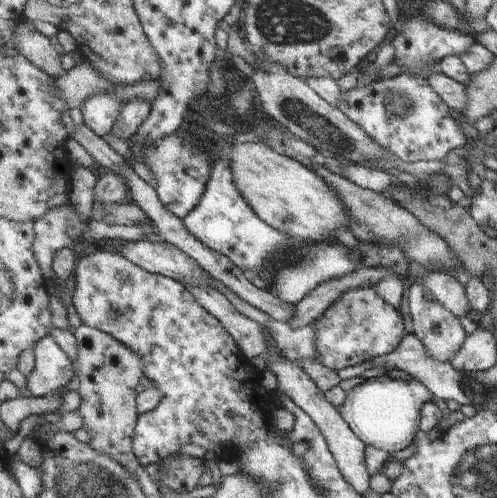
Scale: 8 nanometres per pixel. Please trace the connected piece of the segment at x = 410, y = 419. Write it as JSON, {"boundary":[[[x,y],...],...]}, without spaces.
{"boundary":[[[382,375],[365,379],[363,383],[355,385],[345,393],[343,404],[335,410],[363,444],[393,454],[411,444],[413,436],[418,431],[421,406],[434,401],[435,396],[417,380],[410,378],[405,382]]]}

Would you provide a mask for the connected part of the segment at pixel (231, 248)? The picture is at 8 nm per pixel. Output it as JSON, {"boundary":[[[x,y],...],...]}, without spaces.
{"boundary":[[[223,156],[215,160],[215,166],[212,167],[211,175],[205,184],[204,194],[196,207],[185,215],[183,224],[185,224],[185,230],[197,242],[201,242],[209,250],[219,252],[242,271],[259,272],[265,262],[275,262],[277,259],[286,257],[289,250],[295,246],[293,242],[301,242],[269,228],[251,212],[249,205],[237,192],[235,183],[231,180],[229,162]]]}

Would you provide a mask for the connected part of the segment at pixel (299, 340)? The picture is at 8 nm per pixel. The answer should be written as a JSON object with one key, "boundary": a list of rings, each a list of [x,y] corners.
{"boundary":[[[234,294],[227,297],[229,304],[252,321],[259,323],[266,333],[273,340],[275,348],[279,350],[279,354],[283,358],[287,358],[289,362],[297,360],[314,360],[315,356],[315,321],[311,322],[305,328],[289,328],[283,322],[277,322],[273,318],[269,318],[267,314],[257,310],[255,307],[243,302]]]}

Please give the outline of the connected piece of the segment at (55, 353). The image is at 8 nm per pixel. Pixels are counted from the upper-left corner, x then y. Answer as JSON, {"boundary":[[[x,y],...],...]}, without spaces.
{"boundary":[[[46,336],[34,347],[35,368],[26,377],[25,396],[47,397],[56,391],[65,391],[73,380],[74,364],[69,360],[60,344],[53,336]]]}

